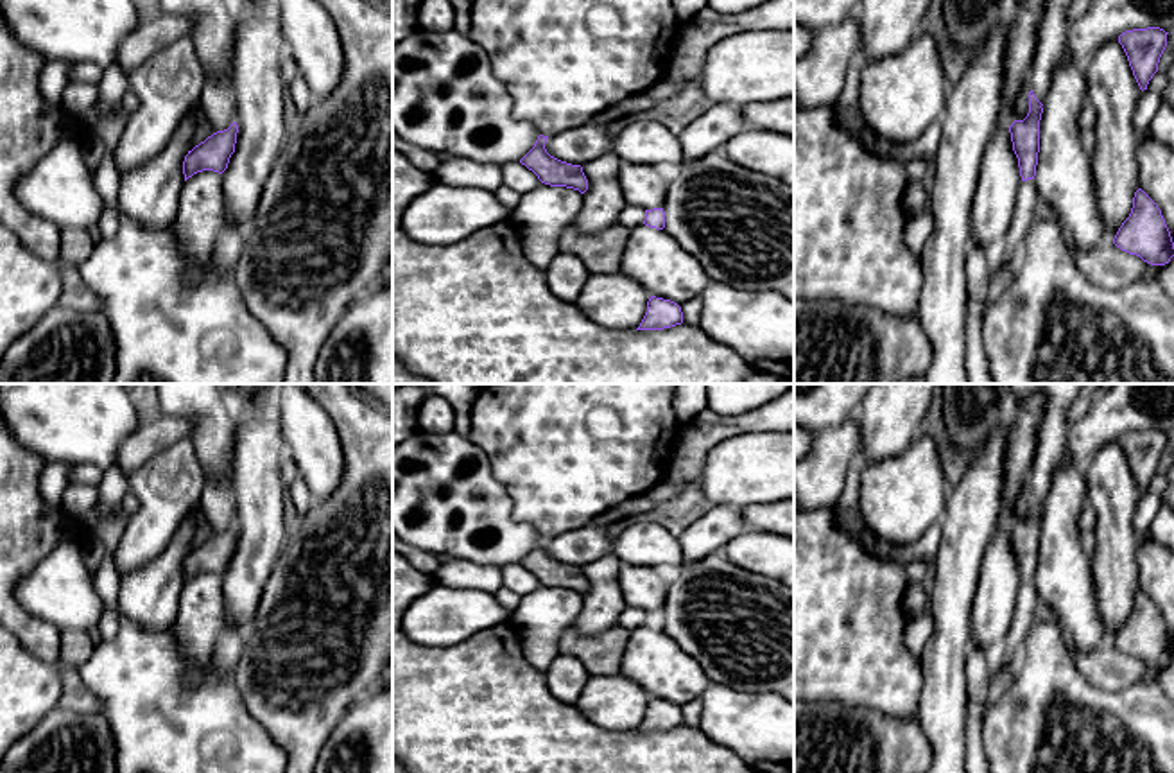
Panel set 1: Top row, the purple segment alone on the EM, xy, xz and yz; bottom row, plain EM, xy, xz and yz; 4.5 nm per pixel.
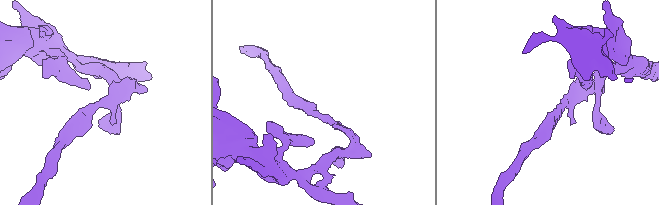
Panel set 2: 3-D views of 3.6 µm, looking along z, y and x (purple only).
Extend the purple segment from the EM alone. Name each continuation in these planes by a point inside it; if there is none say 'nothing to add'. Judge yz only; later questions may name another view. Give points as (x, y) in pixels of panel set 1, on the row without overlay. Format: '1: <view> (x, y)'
nothing to add

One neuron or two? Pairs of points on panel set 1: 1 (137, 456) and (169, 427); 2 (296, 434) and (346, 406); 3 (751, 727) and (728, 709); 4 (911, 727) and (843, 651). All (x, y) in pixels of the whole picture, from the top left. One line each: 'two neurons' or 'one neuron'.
1: one neuron
2: two neurons
3: one neuron
4: two neurons

